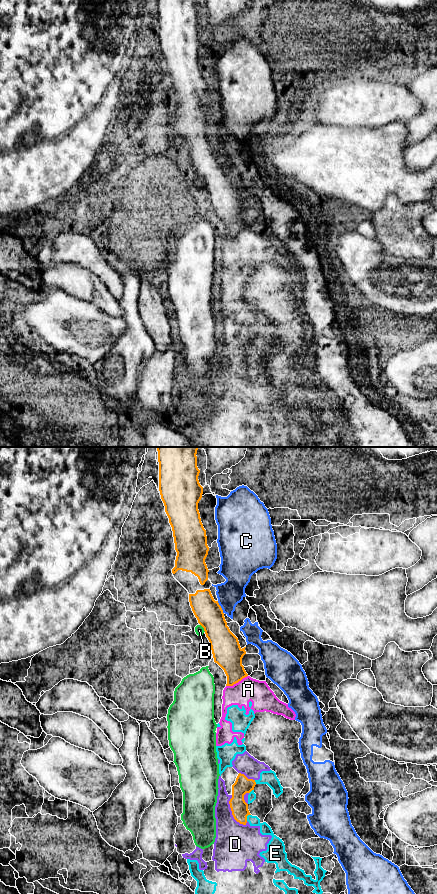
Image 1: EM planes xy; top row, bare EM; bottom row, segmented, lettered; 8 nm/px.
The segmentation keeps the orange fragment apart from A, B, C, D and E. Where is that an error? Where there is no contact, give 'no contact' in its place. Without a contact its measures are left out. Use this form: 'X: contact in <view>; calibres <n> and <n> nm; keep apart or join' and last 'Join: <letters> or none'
A: contact in xy; calibres 240 and 190 nm; keep apart
B: contact in xy; calibres 220 and 70 nm; keep apart
C: contact in xy; calibres 220 and 200 nm; keep apart
D: contact in xy; calibres 140 and 320 nm; keep apart
E: contact in xy; calibres 140 and 90 nm; keep apart
Join: none

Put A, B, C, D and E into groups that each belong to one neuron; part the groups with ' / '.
A D E / B / C

